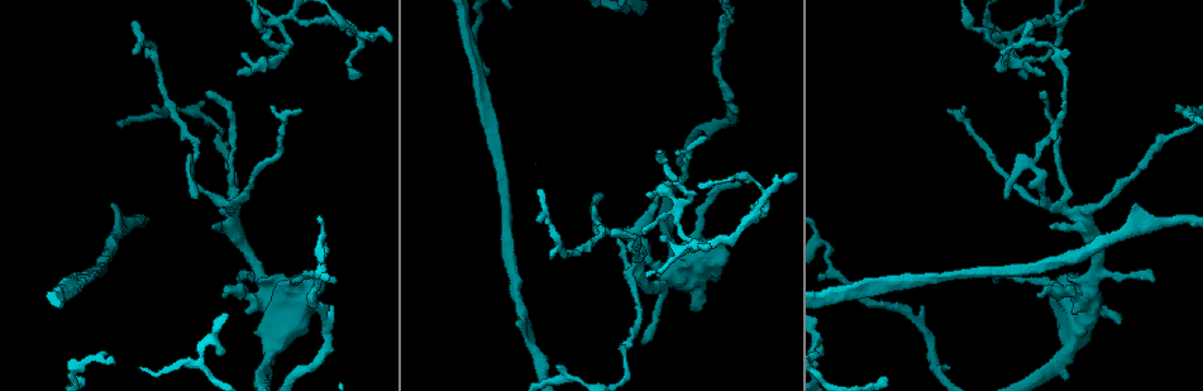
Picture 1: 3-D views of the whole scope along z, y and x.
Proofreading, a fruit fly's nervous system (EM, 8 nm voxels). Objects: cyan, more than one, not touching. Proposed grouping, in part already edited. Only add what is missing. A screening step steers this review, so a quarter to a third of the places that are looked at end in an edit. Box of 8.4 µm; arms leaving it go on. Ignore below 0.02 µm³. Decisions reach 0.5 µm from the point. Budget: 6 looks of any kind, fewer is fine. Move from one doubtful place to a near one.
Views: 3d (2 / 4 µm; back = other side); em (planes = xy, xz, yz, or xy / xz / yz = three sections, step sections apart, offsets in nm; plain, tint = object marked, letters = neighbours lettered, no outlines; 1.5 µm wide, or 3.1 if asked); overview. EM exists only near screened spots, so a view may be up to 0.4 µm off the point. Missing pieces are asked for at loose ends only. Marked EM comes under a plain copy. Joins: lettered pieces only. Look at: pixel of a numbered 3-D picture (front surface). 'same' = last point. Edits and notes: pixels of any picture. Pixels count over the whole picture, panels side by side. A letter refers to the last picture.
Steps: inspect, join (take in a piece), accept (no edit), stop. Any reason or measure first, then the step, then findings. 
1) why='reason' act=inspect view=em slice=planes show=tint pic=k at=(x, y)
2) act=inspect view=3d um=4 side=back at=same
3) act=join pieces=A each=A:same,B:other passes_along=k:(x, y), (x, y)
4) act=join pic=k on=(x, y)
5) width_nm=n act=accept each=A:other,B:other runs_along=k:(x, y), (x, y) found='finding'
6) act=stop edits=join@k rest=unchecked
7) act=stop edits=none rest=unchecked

why='branch stops here' act=inspect view=3d um=2 pic=1 at=(1008, 54)

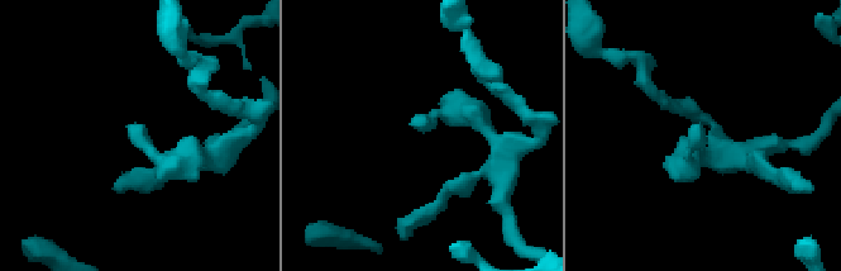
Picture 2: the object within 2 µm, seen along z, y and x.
act=inspect view=em um=3.1 slice=yz step=8 show=letters pic=2 at=(700, 126)

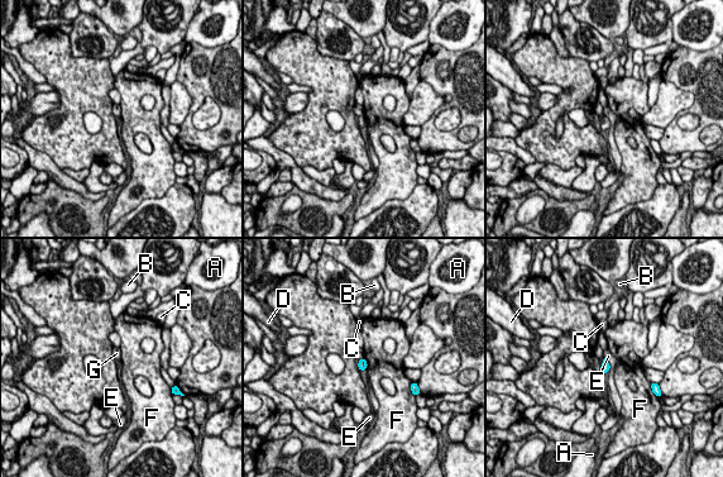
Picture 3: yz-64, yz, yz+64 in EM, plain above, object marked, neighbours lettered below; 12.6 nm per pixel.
width_nm=130 act=accept each=A:other,B:other,C:other,D:other,E:other,F:other,G:other border=3:(604, 357), (609, 365), (608, 372) found='no lettered piece goes on from it'

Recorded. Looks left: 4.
why='thin end' act=inspect view=em slice=yz step=4 show=tint pic=1 at=(242, 280)

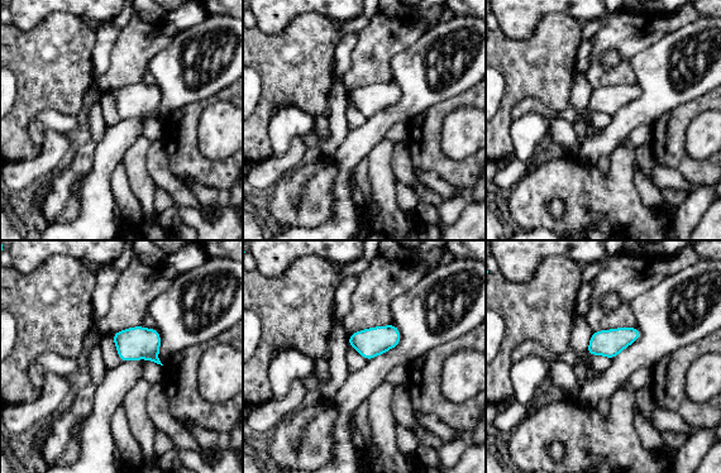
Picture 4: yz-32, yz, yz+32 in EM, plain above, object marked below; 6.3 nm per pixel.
act=inspect view=em slice=planes show=letters at=same

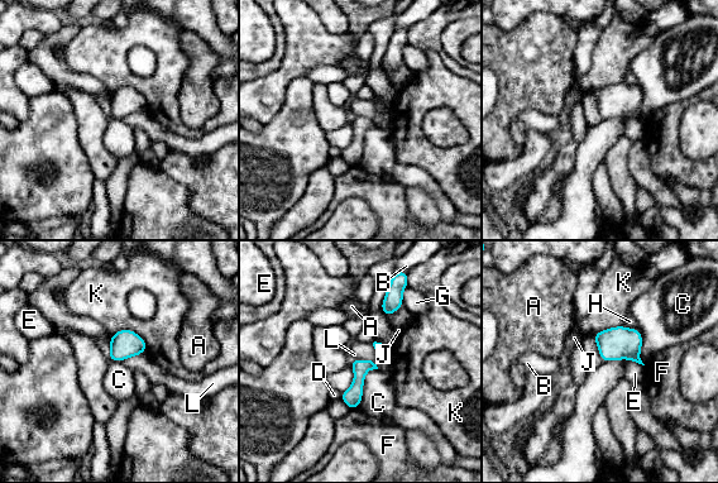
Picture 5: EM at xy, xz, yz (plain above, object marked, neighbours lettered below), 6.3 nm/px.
act=accept each=A:other,B:other,C:other,D:other,E:other,F:other,G:other,H:other,J:other,K:other,L:other border=5:(377, 368), (365, 373), (357, 407) found='none of them fits'

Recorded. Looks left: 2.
act=stop edits=none rest=unchecked

